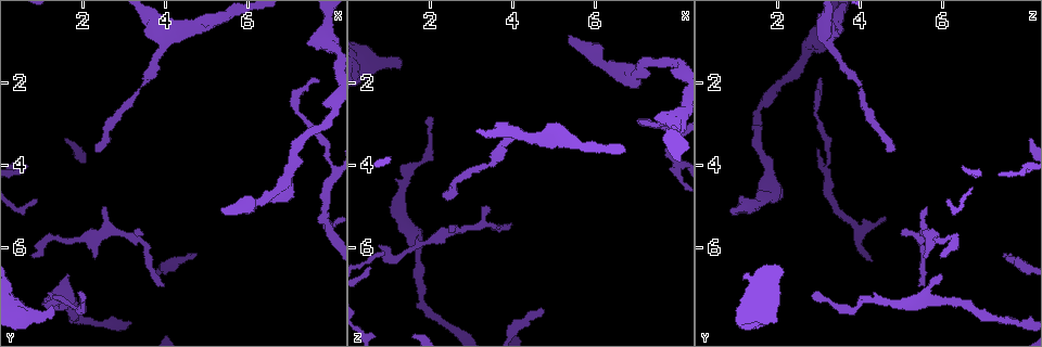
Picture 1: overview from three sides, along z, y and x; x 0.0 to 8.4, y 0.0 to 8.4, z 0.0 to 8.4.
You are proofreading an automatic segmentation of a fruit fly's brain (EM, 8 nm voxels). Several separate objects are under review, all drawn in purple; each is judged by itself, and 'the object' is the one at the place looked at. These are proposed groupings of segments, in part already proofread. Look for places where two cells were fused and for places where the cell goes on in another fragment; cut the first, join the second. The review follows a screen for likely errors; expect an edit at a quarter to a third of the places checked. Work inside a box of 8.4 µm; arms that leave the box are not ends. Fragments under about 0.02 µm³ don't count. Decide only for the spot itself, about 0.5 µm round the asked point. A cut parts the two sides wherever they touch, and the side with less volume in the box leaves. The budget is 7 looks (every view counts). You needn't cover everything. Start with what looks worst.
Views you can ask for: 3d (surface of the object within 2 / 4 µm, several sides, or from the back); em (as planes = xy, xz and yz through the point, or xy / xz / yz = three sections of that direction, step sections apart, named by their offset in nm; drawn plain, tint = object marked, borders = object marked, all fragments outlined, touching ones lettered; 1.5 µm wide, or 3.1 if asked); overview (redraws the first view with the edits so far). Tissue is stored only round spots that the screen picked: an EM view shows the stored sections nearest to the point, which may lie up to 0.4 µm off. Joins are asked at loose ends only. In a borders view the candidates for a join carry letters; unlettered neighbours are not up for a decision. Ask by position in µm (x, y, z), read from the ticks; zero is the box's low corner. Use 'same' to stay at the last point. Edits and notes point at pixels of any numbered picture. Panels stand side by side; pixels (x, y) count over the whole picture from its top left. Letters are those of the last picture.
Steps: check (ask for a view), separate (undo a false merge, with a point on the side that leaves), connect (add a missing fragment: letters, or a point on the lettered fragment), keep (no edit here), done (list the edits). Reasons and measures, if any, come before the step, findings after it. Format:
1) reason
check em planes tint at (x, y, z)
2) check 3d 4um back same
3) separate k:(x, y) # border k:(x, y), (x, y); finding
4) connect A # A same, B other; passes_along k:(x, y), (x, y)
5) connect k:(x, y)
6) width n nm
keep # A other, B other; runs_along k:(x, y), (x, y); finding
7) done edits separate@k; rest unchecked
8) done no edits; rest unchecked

free end
check 3d 2um at (2.10, 7.25, 2.95)

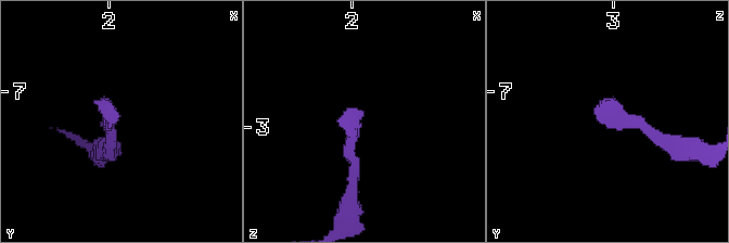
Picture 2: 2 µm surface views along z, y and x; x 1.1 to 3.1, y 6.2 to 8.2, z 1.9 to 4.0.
need the tissue
check em planes borders at (2.04, 7.28, 2.90)

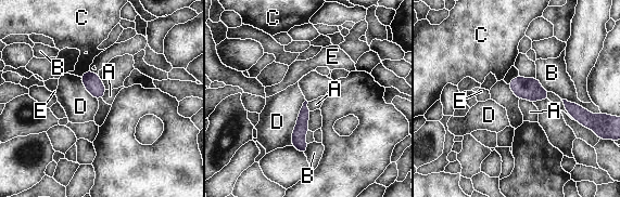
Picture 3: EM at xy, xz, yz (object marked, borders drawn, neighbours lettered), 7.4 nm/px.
keep # A other, B other, C other, D other, E other; runs_along 3:(304, 107), (301, 129), (302, 148); no lettered fragment goes on from it

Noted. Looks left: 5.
check em yz step 8 tint at (3.95, 6.95, 5.40)

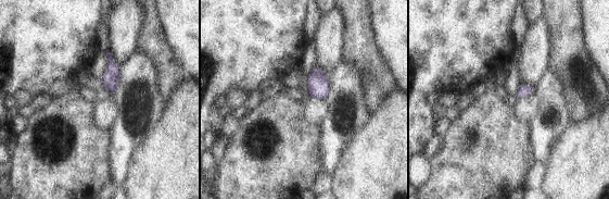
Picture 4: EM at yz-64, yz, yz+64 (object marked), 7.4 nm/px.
cut it another way
check em planes borders same

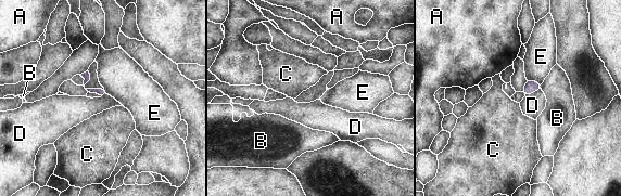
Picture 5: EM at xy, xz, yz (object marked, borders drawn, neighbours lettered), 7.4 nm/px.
keep # A other, B other, C other, D other, E other; border 5:(540, 88), (526, 95); no lettered fragment goes on from it

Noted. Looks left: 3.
sharp bend
check 3d 4um at (1.40, 5.75, 6.15)

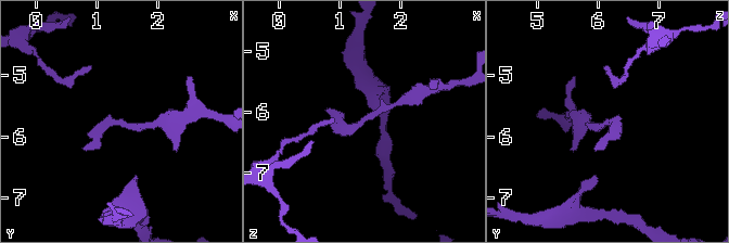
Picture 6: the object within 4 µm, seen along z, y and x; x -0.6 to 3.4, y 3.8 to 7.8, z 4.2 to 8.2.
check em yz step 8 tint at (1.40, 5.80, 6.15)

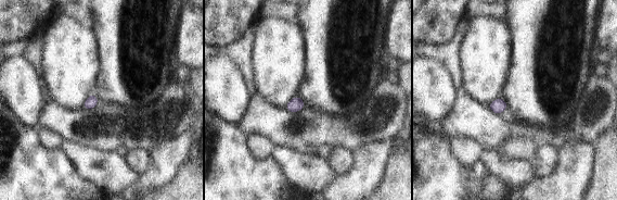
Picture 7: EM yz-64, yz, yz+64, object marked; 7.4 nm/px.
cut it another way
check em planes borders same

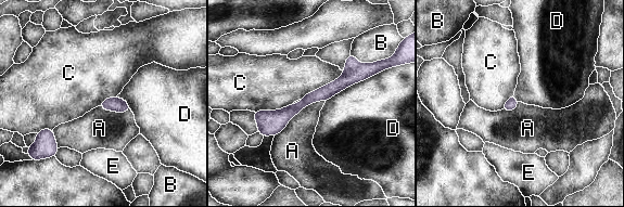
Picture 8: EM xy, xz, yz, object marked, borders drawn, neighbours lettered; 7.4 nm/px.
longest_contact A 460 nm
keep # A other, B other, C other, D other, E other; one cell here

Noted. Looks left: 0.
done no edits; rest unchecked

